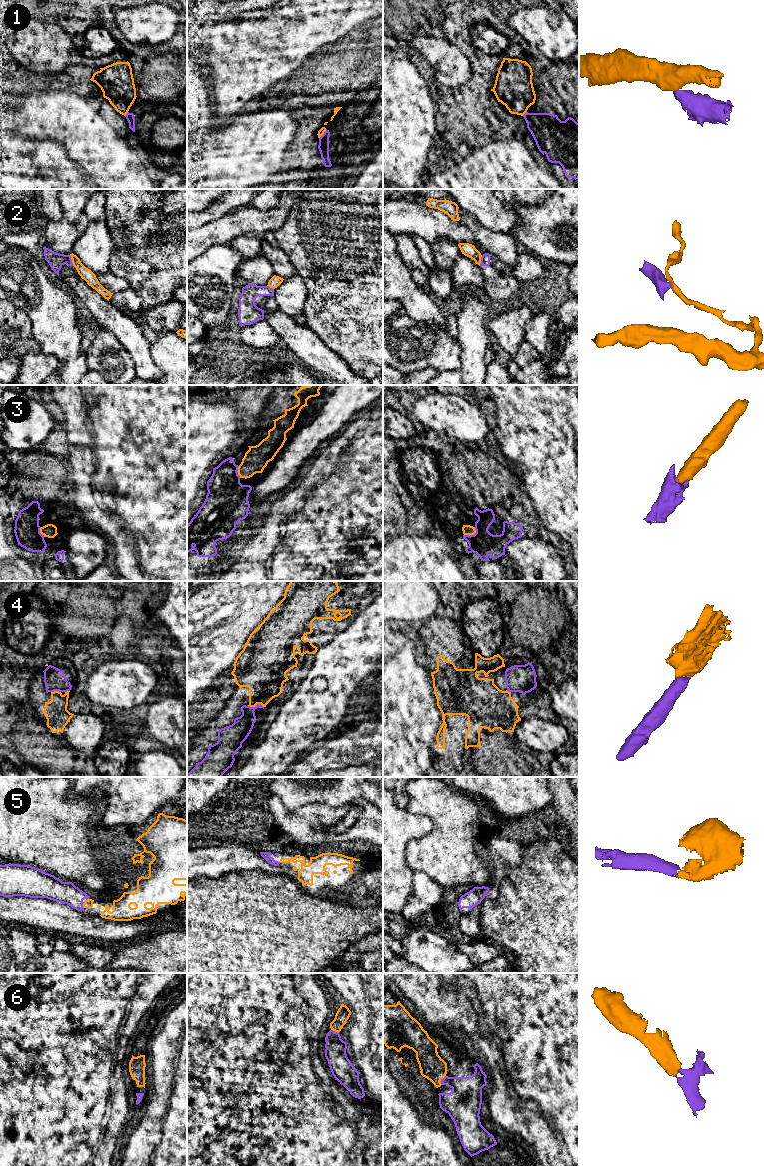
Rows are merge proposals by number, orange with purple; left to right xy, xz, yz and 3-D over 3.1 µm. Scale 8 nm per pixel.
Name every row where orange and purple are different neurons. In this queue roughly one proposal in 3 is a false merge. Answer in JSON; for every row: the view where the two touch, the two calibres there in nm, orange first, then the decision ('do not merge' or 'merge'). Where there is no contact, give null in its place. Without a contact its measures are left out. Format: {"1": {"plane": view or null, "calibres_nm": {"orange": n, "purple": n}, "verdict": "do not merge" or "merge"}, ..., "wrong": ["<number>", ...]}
{"1": {"plane": "yz", "calibres_nm": {"orange": 320, "purple": 260}, "verdict": "do not merge"}, "2": {"plane": "xy", "calibres_nm": {"orange": 90, "purple": 120}, "verdict": "do not merge"}, "3": {"plane": "yz", "calibres_nm": {"orange": 80, "purple": 190}, "verdict": "merge"}, "4": {"plane": "xz", "calibres_nm": {"orange": 320, "purple": 160}, "verdict": "merge"}, "5": {"plane": "xy", "calibres_nm": {"orange": 70, "purple": 180}, "verdict": "merge"}, "6": {"plane": "yz", "calibres_nm": {"orange": 200, "purple": 260}, "verdict": "merge"}, "wrong": ["1", "2"]}

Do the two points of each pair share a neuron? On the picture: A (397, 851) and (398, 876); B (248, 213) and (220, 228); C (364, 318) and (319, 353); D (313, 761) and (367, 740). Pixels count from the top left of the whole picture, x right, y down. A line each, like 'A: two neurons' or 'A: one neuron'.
A: one neuron
B: one neuron
C: two neurons
D: one neuron

